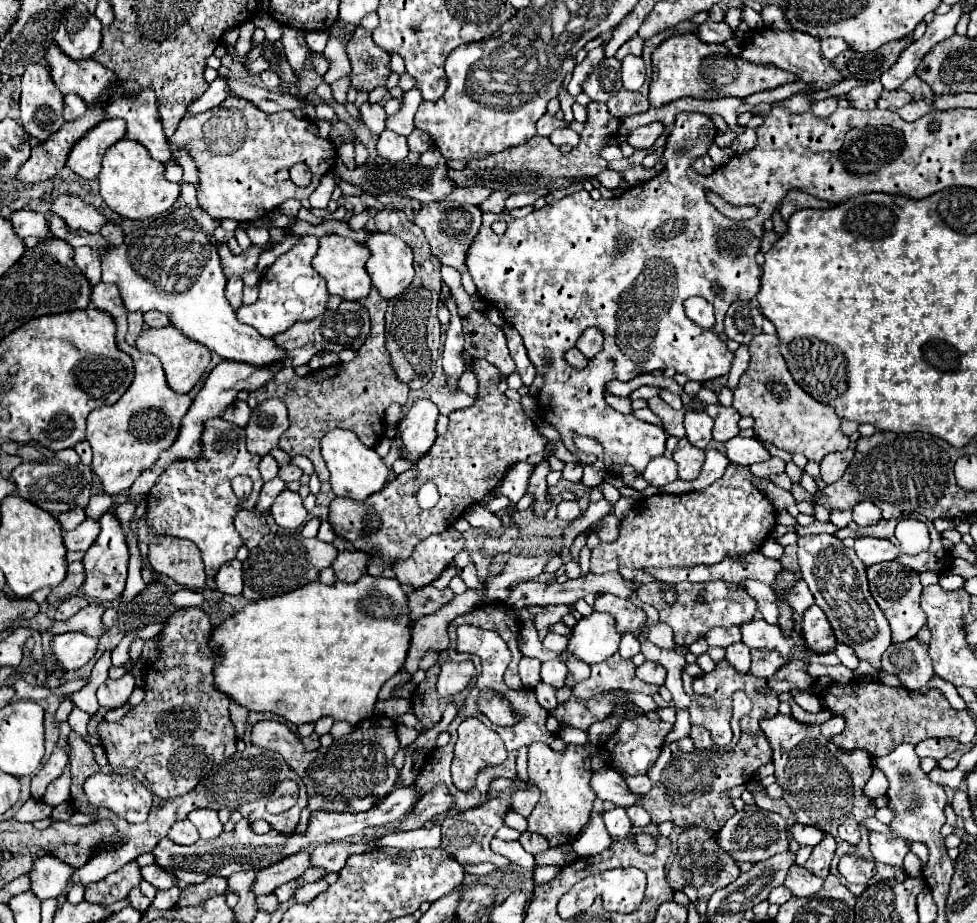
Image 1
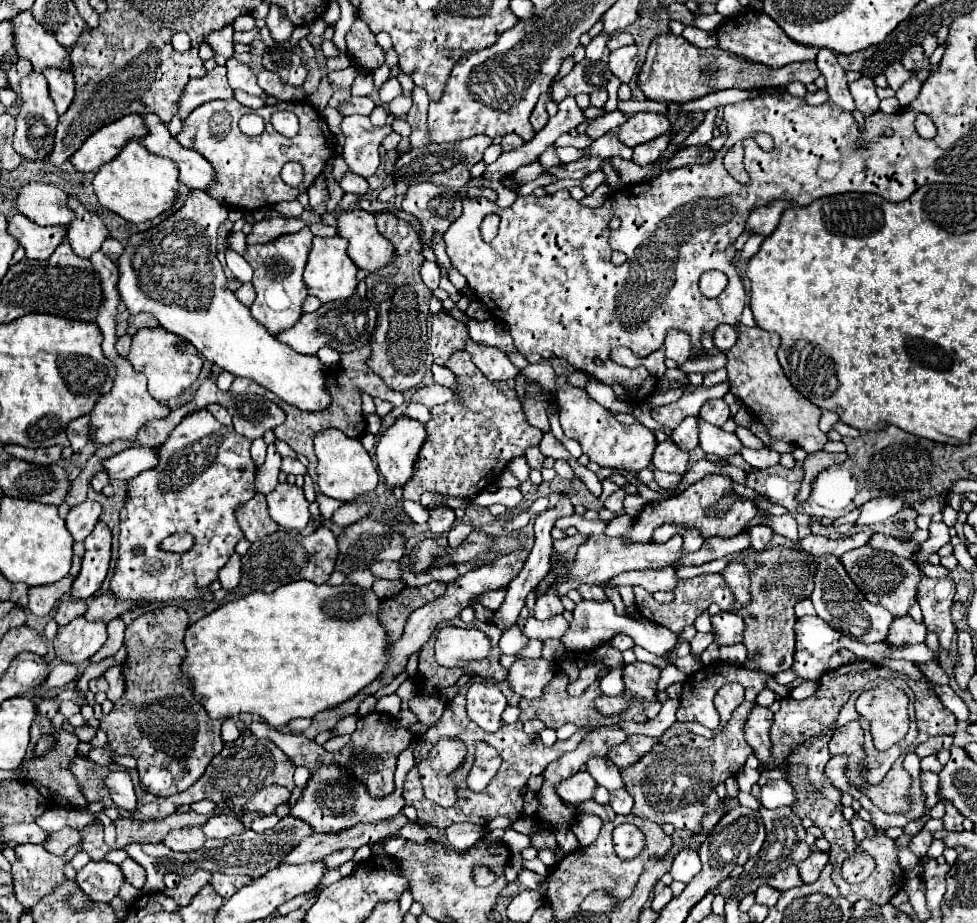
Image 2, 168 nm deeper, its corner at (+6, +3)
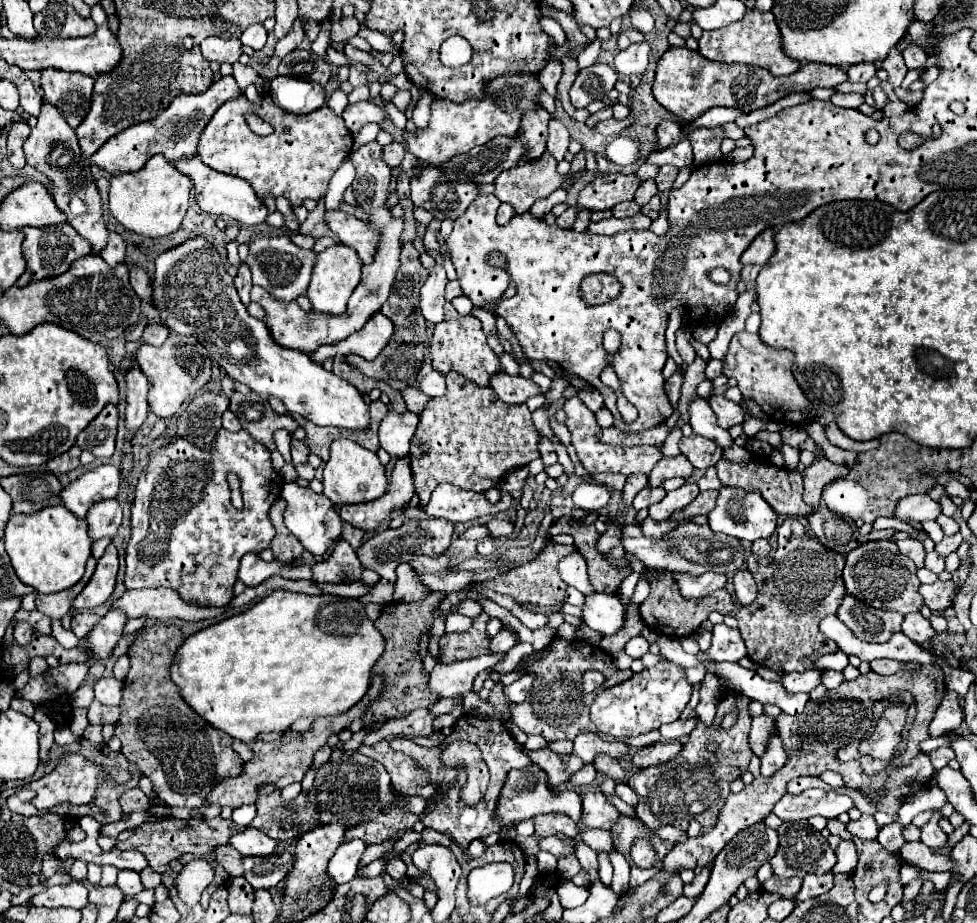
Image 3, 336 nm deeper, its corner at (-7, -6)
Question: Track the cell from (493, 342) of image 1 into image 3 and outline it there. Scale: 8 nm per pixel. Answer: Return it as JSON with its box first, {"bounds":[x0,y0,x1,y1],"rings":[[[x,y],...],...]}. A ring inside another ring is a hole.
{"bounds":[489,372,539,404],"rings":[[[495,372],[491,376],[489,386],[495,390],[495,394],[507,402],[507,404],[521,404],[531,396],[539,394],[539,386],[531,378],[523,376],[509,376],[505,372]]]}

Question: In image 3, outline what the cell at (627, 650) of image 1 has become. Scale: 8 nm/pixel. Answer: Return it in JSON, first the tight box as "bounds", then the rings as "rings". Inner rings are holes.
{"bounds":[625,636,649,658],"rings":[[[635,636],[635,638],[631,638],[631,640],[625,644],[625,652],[627,652],[631,658],[641,658],[647,650],[649,650],[649,642],[647,642],[643,636]]]}

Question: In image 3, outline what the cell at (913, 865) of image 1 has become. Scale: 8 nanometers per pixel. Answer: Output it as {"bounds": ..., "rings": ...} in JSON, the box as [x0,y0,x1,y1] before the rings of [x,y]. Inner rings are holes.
{"bounds":[921,810,949,850],"rings":[[[934,810],[932,818],[921,828],[921,842],[923,842],[925,846],[933,848],[933,850],[939,850],[939,848],[947,848],[947,846],[949,846],[947,834],[945,834],[938,825],[942,817],[939,810]]]}

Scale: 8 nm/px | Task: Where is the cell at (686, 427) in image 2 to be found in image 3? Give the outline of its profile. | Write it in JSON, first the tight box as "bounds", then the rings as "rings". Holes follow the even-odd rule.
{"bounds":[679,434,723,470],"rings":[[[699,434],[681,438],[679,446],[681,446],[681,454],[685,454],[687,460],[699,470],[707,470],[709,466],[715,466],[723,456],[723,450],[713,440],[707,440],[705,436]]]}

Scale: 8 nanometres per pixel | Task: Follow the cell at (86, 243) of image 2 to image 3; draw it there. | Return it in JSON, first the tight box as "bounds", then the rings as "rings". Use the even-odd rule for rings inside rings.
{"bounds":[25,100,109,256],"rings":[[[43,100],[41,114],[37,118],[37,126],[31,130],[29,140],[25,142],[25,156],[27,156],[29,166],[37,168],[49,180],[53,180],[53,188],[49,188],[49,192],[55,196],[55,202],[59,204],[59,208],[63,208],[63,212],[67,212],[69,224],[85,240],[91,242],[91,246],[93,246],[91,252],[95,256],[99,256],[99,252],[107,246],[107,236],[109,236],[109,230],[101,216],[101,198],[97,194],[97,186],[93,184],[89,166],[83,164],[75,130],[69,128],[69,124],[63,120],[61,112],[47,100]]]}

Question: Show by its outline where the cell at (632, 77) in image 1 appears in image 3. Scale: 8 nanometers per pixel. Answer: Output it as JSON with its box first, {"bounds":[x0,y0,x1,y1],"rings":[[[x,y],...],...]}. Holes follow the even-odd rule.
{"bounds":[615,42,649,76],"rings":[[[647,42],[631,44],[627,50],[621,50],[615,56],[615,70],[621,76],[633,76],[633,74],[643,76],[647,70],[647,62],[649,62],[649,44]]]}

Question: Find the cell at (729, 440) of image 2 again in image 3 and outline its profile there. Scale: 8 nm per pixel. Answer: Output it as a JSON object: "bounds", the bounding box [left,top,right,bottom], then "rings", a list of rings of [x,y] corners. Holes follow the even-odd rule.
{"bounds":[689,398,735,450],"rings":[[[695,398],[691,402],[689,414],[691,414],[691,422],[689,424],[691,424],[691,428],[693,428],[695,434],[701,434],[701,436],[713,440],[723,450],[731,448],[735,444],[735,440],[729,436],[729,432],[717,426],[715,414],[713,414],[711,406],[703,398]]]}

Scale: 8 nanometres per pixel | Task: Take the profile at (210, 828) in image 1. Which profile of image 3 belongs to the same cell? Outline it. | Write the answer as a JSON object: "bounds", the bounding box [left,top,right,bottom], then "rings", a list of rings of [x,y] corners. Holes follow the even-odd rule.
{"bounds":[229,826,277,856],"rings":[[[247,826],[245,830],[233,832],[233,836],[229,838],[229,846],[233,846],[243,856],[269,856],[271,852],[275,852],[277,842],[271,840],[265,832]]]}

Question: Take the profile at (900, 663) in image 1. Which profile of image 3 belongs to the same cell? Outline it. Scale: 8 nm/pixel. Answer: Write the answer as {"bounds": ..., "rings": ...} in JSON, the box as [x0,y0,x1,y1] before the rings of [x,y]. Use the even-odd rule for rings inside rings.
{"bounds":[903,612,935,644],"rings":[[[919,612],[905,616],[903,620],[903,634],[911,640],[915,640],[917,644],[925,644],[935,636],[935,630],[931,628],[931,622],[927,618],[923,618]]]}

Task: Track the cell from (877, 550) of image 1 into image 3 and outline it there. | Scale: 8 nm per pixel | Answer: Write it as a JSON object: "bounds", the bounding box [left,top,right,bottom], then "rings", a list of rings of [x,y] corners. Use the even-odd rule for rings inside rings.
{"bounds":[897,538,925,568],"rings":[[[907,538],[907,540],[899,540],[897,542],[899,550],[909,556],[917,568],[923,568],[923,562],[925,562],[925,548],[919,540],[913,540],[913,538]]]}

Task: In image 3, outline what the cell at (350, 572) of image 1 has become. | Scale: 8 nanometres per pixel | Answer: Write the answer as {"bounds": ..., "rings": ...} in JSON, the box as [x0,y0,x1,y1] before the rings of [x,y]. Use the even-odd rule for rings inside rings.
{"bounds":[357,518,453,582],"rings":[[[425,518],[421,522],[407,522],[401,528],[393,530],[387,528],[385,532],[377,532],[371,538],[367,538],[361,548],[357,550],[357,558],[361,560],[363,568],[377,572],[383,580],[391,580],[395,582],[395,568],[401,562],[411,562],[415,556],[439,556],[443,552],[447,552],[449,544],[451,544],[451,536],[453,536],[453,522],[449,520],[439,520],[439,518]]]}

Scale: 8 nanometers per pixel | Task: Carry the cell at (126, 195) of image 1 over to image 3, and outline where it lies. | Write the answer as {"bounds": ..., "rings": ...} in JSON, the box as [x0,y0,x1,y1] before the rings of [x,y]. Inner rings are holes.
{"bounds":[109,154,193,238],"rings":[[[157,154],[149,158],[141,170],[117,174],[111,178],[109,208],[111,214],[127,230],[133,230],[149,238],[161,238],[175,232],[181,226],[181,220],[185,218],[185,212],[189,208],[191,188],[193,188],[191,178],[181,174],[169,160],[165,160],[165,156]]]}

